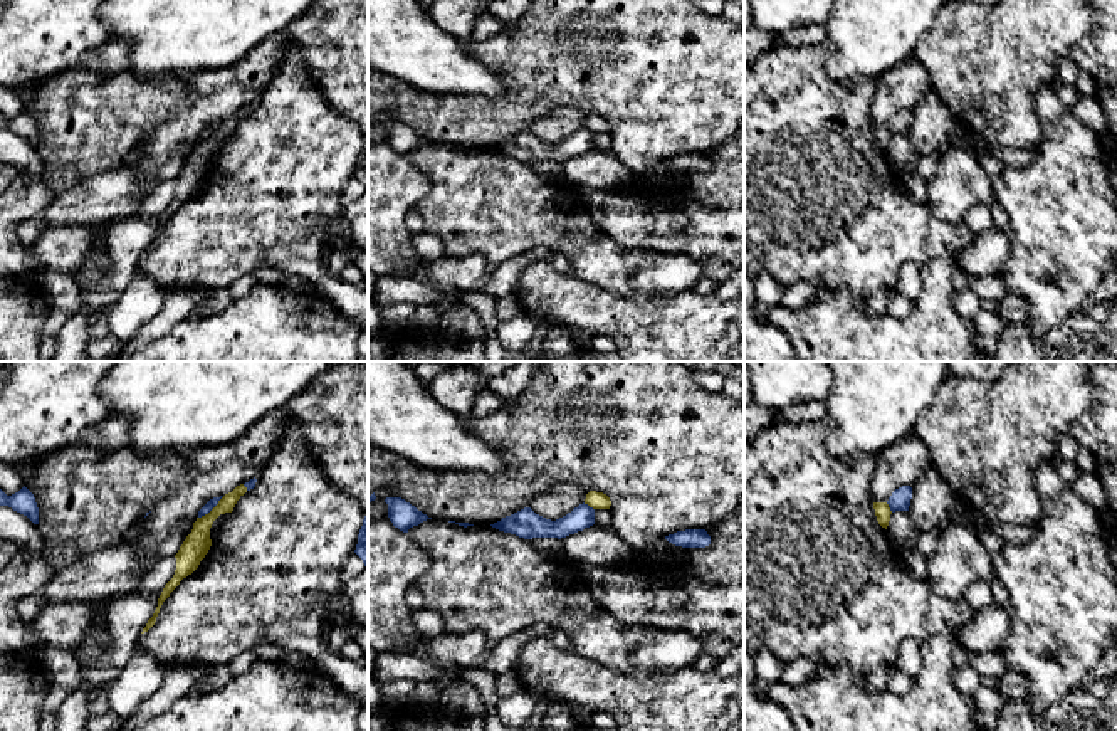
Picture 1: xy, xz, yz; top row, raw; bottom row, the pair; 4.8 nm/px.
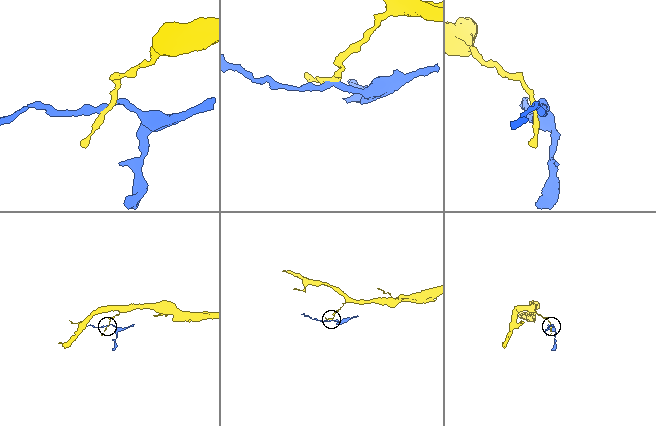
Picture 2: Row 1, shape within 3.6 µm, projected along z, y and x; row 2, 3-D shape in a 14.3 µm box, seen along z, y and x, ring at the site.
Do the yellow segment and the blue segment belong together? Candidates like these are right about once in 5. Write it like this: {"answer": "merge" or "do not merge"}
{"answer": "do not merge"}

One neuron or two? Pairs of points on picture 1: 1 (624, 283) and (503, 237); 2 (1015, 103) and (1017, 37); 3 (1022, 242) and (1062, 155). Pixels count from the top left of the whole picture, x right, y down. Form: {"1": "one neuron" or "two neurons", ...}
{"1": "one neuron", "2": "one neuron", "3": "one neuron"}

